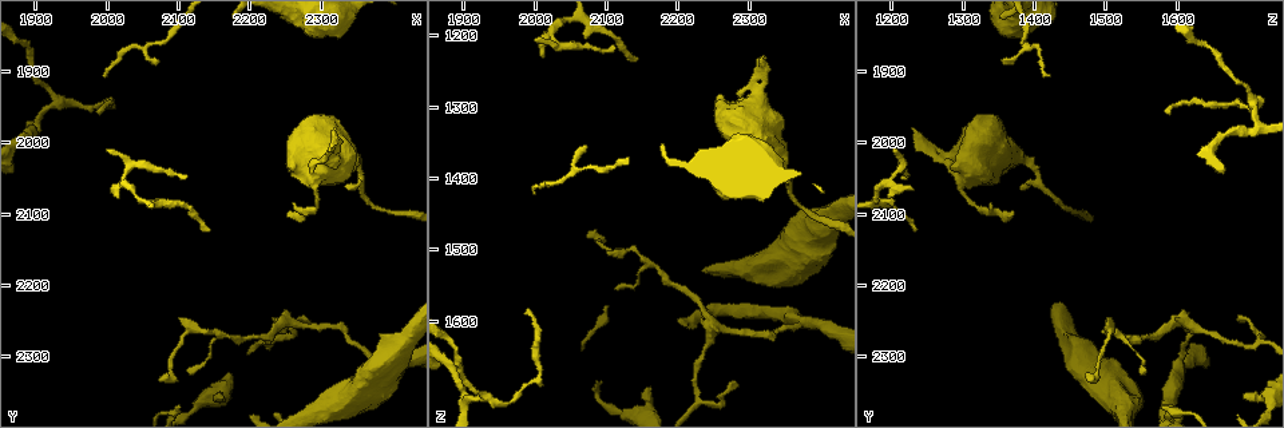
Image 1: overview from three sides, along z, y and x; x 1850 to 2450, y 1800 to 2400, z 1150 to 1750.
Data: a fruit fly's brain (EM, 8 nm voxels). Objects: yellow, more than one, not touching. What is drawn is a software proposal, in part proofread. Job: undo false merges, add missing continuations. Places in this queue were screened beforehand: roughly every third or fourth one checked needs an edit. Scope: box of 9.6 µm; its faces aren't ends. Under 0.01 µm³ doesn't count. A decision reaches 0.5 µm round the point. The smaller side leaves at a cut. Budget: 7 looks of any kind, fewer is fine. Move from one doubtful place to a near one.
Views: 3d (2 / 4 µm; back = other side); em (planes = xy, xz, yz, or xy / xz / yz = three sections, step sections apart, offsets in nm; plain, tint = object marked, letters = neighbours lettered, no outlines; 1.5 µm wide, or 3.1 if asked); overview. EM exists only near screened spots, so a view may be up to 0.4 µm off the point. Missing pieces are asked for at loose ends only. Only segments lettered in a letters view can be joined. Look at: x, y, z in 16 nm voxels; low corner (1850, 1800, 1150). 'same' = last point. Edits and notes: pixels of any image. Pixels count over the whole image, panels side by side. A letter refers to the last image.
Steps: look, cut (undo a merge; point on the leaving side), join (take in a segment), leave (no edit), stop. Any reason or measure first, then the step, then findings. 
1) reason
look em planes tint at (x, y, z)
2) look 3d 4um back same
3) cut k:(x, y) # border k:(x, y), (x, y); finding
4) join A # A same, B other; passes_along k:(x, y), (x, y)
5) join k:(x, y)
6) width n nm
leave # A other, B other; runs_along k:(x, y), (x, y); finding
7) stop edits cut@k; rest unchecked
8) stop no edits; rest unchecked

branch point
look 3d 2um at (2255, 2255, 1605)

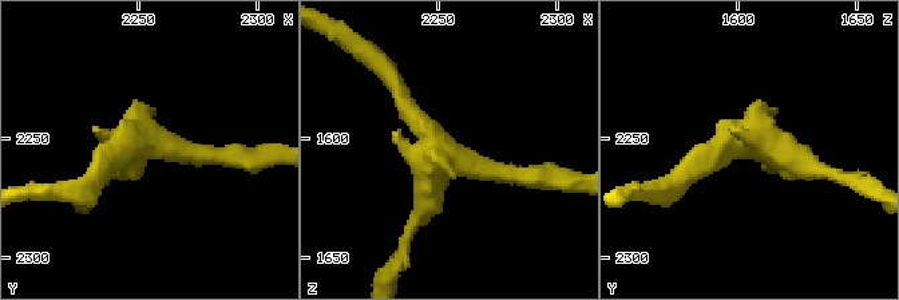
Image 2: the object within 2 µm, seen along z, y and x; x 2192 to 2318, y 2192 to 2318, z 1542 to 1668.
arms 3
look em planes tint at (2257, 2251, 1611)

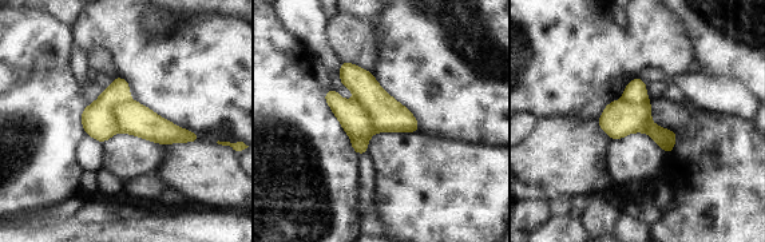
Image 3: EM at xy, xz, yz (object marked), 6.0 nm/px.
what lies round it
look em planes letters same

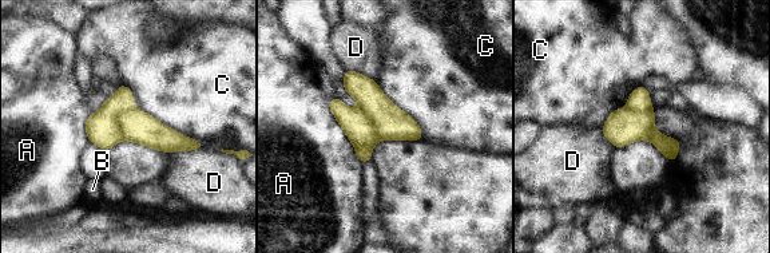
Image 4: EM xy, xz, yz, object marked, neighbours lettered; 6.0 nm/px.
cut 4:(137, 126) # A other, B other, C other, D other; part_leaving 4:(348, 74), (400, 126), (419, 135); two neurons meet here

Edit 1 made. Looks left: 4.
thin end
look em planes letters at (1990, 1960, 1595)

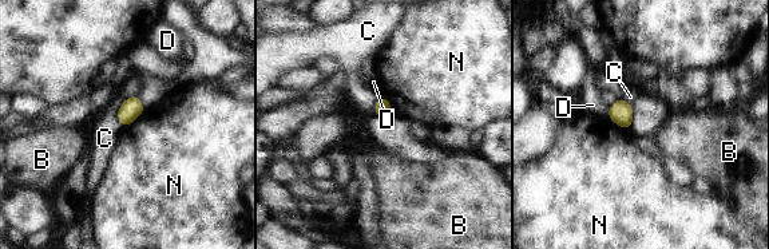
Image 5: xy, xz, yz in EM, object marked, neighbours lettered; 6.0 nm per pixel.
leave # B other, C other, D other, N other; border 5:(127, 98), (118, 110), (123, 127); none of them fits

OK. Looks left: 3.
free end
look 3d 4um at (1995, 1905, 1425)

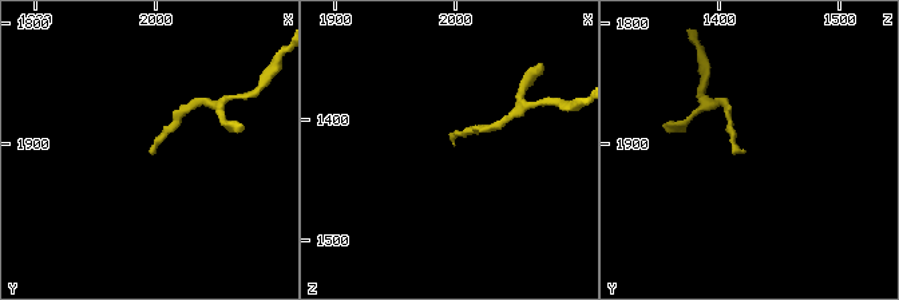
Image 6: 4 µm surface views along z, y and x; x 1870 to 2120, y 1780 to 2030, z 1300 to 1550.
shape alone is not enough
look em planes letters at (2000, 1906, 1424)

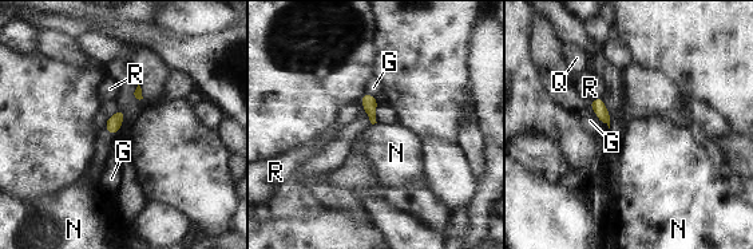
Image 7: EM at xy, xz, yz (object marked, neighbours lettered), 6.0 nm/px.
longest_contact G 120 nm
leave # G other, N other, Q other, R other; border 7:(376, 122), (372, 125); no lettered segment goes on from it

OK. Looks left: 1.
stop edits cut@4; rest unchecked

